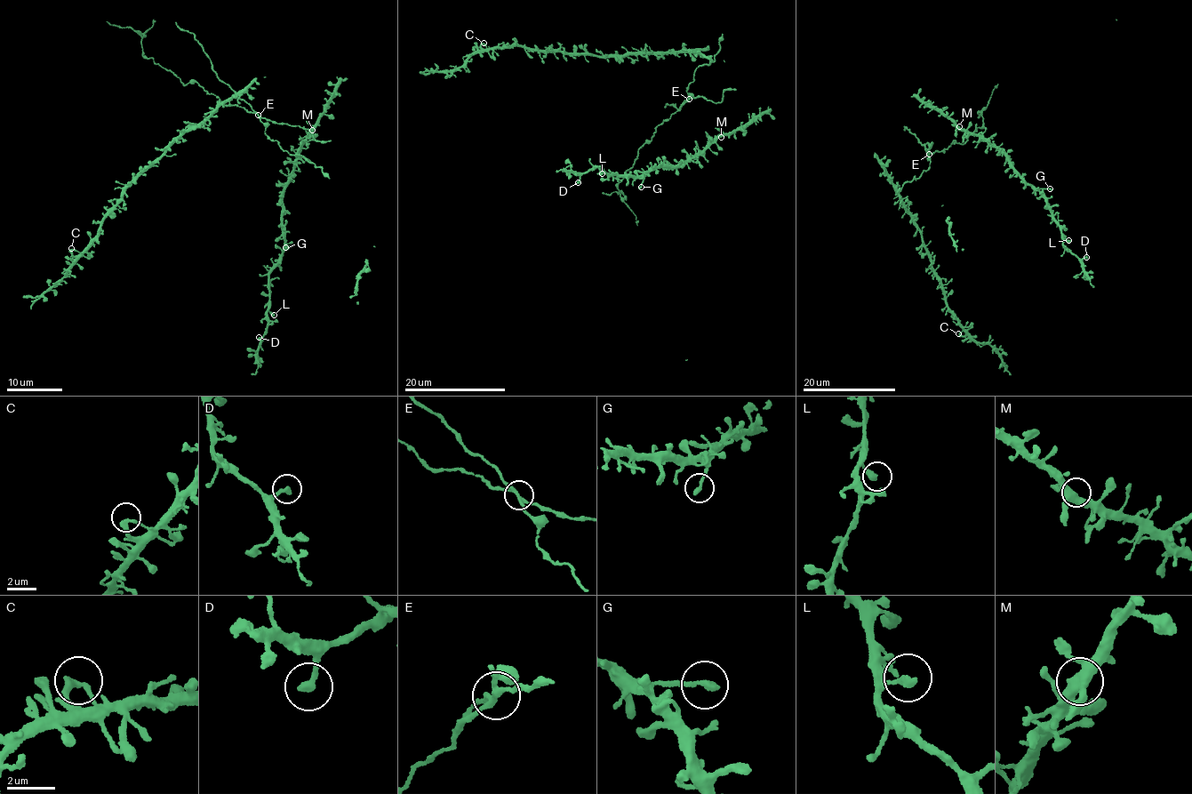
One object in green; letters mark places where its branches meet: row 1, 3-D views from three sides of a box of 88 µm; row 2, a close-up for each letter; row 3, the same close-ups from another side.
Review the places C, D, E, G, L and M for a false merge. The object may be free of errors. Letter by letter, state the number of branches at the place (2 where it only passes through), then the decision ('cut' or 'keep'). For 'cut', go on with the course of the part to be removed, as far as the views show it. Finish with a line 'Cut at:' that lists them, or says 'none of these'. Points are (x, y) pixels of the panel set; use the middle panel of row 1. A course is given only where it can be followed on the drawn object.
C: branches 2; keep
D: branches 1; keep
E: branches 4; cut; course (688, 100), (656, 126), (650, 141), (640, 147), (635, 162), (616, 186), (636, 216), (636, 225)
G: branches 1; keep
L: branches 1; keep
M: branches 4; keep
Cut at: E

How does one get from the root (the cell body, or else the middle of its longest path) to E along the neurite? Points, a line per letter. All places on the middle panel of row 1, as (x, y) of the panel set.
E: (676, 112), (688, 100)

